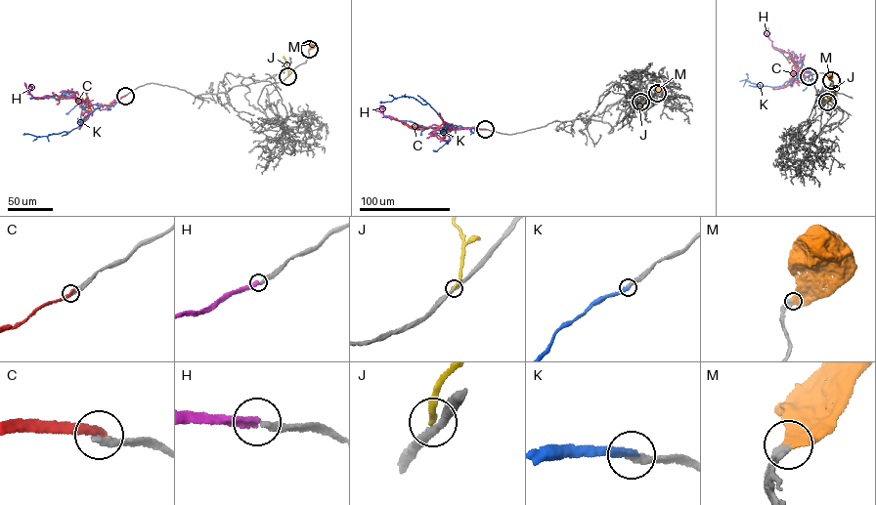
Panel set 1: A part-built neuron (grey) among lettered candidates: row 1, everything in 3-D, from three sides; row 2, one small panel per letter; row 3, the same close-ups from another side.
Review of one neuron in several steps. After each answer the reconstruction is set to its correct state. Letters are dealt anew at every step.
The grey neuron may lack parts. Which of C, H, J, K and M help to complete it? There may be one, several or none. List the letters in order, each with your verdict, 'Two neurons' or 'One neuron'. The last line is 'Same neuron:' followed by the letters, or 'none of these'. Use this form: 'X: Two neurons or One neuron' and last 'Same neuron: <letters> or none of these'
C: Two neurons
H: Two neurons
J: Two neurons
K: One neuron
M: One neuron
Same neuron: K, M

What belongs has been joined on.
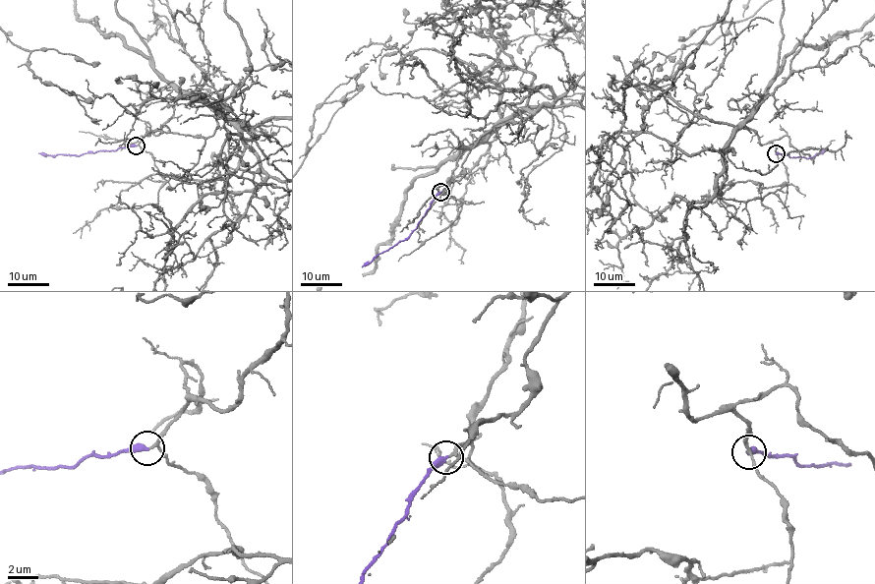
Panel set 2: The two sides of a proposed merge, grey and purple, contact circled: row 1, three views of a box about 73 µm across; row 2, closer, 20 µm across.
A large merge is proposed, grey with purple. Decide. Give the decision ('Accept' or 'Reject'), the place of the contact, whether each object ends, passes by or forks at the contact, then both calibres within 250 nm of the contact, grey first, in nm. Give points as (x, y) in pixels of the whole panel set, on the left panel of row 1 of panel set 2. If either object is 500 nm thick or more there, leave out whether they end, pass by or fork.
Accept. Place: (136, 146). At the ring grey passes by. At the ring purple ends. Thickness 160 nm (grey) against 440 nm

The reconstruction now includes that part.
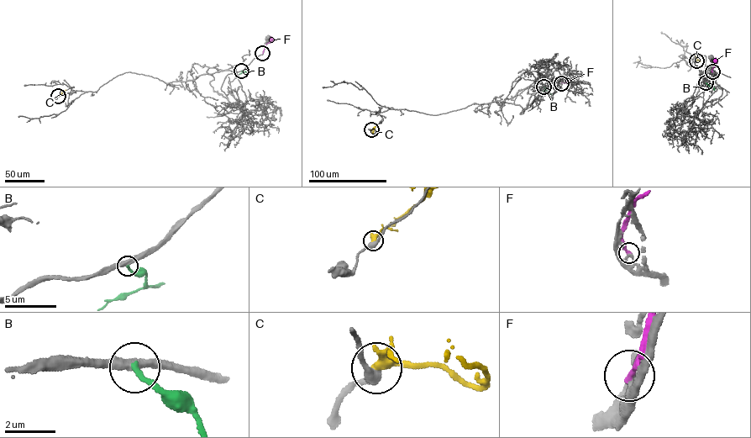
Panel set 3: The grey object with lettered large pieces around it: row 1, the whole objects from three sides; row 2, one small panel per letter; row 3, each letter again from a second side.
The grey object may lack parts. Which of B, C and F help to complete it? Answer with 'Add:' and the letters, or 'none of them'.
Add: none of them

